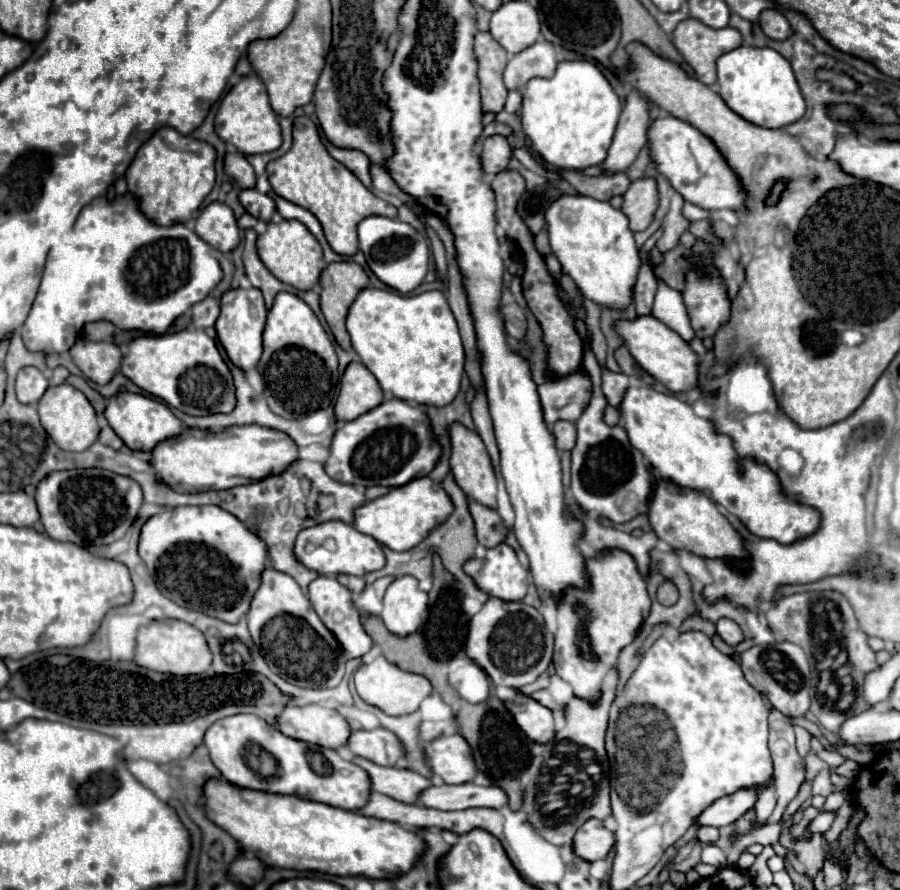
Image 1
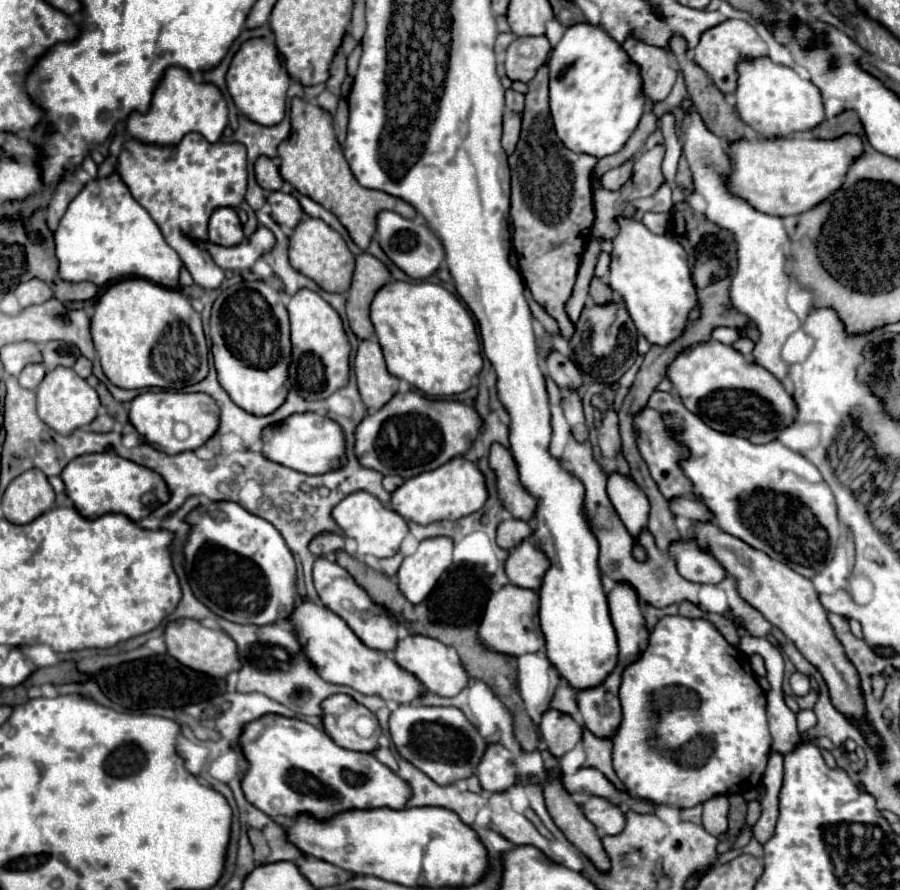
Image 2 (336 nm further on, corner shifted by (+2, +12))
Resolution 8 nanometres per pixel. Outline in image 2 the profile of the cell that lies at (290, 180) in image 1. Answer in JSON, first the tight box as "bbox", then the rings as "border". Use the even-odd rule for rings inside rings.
{"bbox":[278,98,416,250],"border":[[[302,98],[292,100],[292,110],[290,110],[290,120],[292,120],[292,132],[284,144],[278,148],[280,156],[280,176],[290,182],[300,194],[310,196],[314,202],[330,210],[342,226],[348,230],[350,238],[354,240],[356,246],[362,250],[368,248],[370,238],[376,230],[376,214],[380,210],[392,210],[398,212],[398,202],[400,202],[400,216],[404,218],[414,218],[416,210],[404,202],[398,200],[386,192],[380,190],[368,190],[358,184],[354,178],[344,152],[334,136],[332,128],[332,116],[318,108],[316,104],[304,102]]]}

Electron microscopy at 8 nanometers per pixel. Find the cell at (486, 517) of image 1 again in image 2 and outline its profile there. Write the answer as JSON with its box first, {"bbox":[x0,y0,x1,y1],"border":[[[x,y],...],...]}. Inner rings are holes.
{"bbox":[496,518,532,550],"border":[[[516,518],[502,520],[498,524],[498,530],[496,530],[496,544],[500,548],[504,548],[504,550],[510,550],[510,548],[520,544],[520,540],[524,540],[530,534],[532,534],[532,528],[528,526],[528,522],[516,520]]]}

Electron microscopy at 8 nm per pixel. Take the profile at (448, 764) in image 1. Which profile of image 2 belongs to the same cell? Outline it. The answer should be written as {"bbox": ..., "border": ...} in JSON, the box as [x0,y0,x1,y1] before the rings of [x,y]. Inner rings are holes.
{"bbox":[476,744,516,792],"border":[[[488,744],[476,768],[480,786],[488,792],[502,792],[516,784],[512,754],[502,744]]]}

